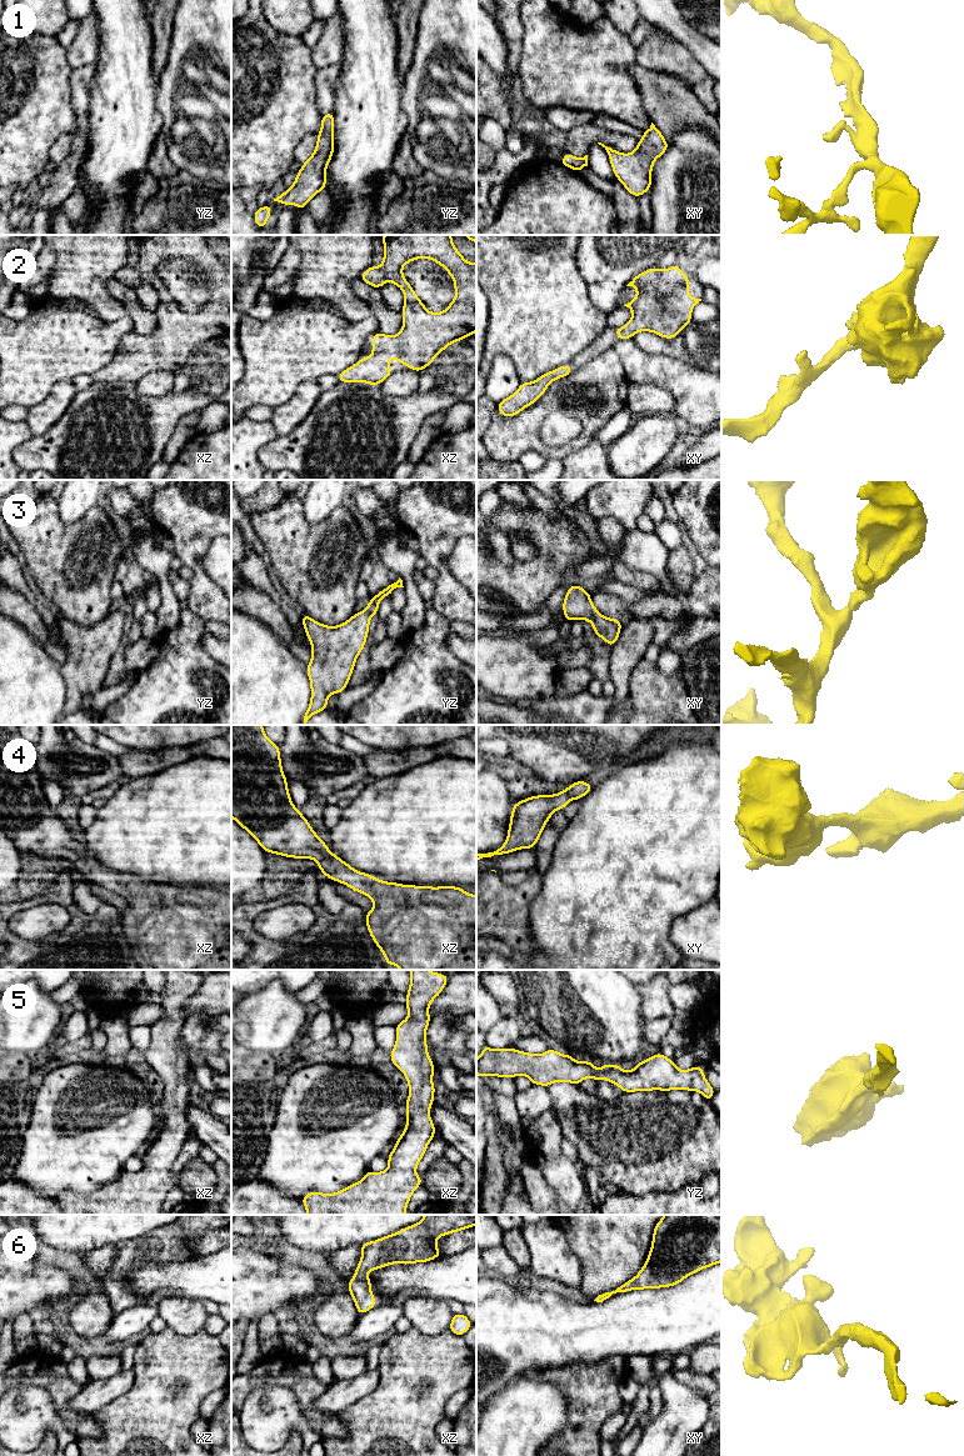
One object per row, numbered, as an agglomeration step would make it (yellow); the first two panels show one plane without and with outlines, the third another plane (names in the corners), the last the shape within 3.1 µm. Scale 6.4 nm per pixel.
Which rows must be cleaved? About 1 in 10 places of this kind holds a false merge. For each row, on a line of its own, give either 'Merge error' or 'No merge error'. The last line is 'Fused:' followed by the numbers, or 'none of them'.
1: No merge error
2: No merge error
3: No merge error
4: No merge error
5: No merge error
6: No merge error
Fused: none of them

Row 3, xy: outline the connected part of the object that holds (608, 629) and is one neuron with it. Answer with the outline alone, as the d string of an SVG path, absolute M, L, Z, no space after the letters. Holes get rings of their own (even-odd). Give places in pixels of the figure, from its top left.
M570 586L563 601L564 617L569 621L588 620L594 627L594 634L609 646L614 646L621 631L621 621L603 616L590 596L581 586Z

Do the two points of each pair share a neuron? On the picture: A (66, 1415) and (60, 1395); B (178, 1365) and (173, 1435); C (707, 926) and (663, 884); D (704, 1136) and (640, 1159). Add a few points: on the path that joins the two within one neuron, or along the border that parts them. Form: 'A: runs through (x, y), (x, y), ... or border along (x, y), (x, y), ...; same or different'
A: runs through (64, 1410), (61, 1400); same
B: runs through (169, 1382), (165, 1387), (166, 1417); same
C: border along (708, 900), (680, 916), (670, 931); different
D: runs through (688, 1139), (667, 1139), (657, 1142); same

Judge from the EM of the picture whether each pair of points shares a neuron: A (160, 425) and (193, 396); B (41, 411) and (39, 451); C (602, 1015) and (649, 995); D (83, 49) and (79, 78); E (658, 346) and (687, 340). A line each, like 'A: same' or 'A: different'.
A: same
B: different
C: different
D: different
E: same

